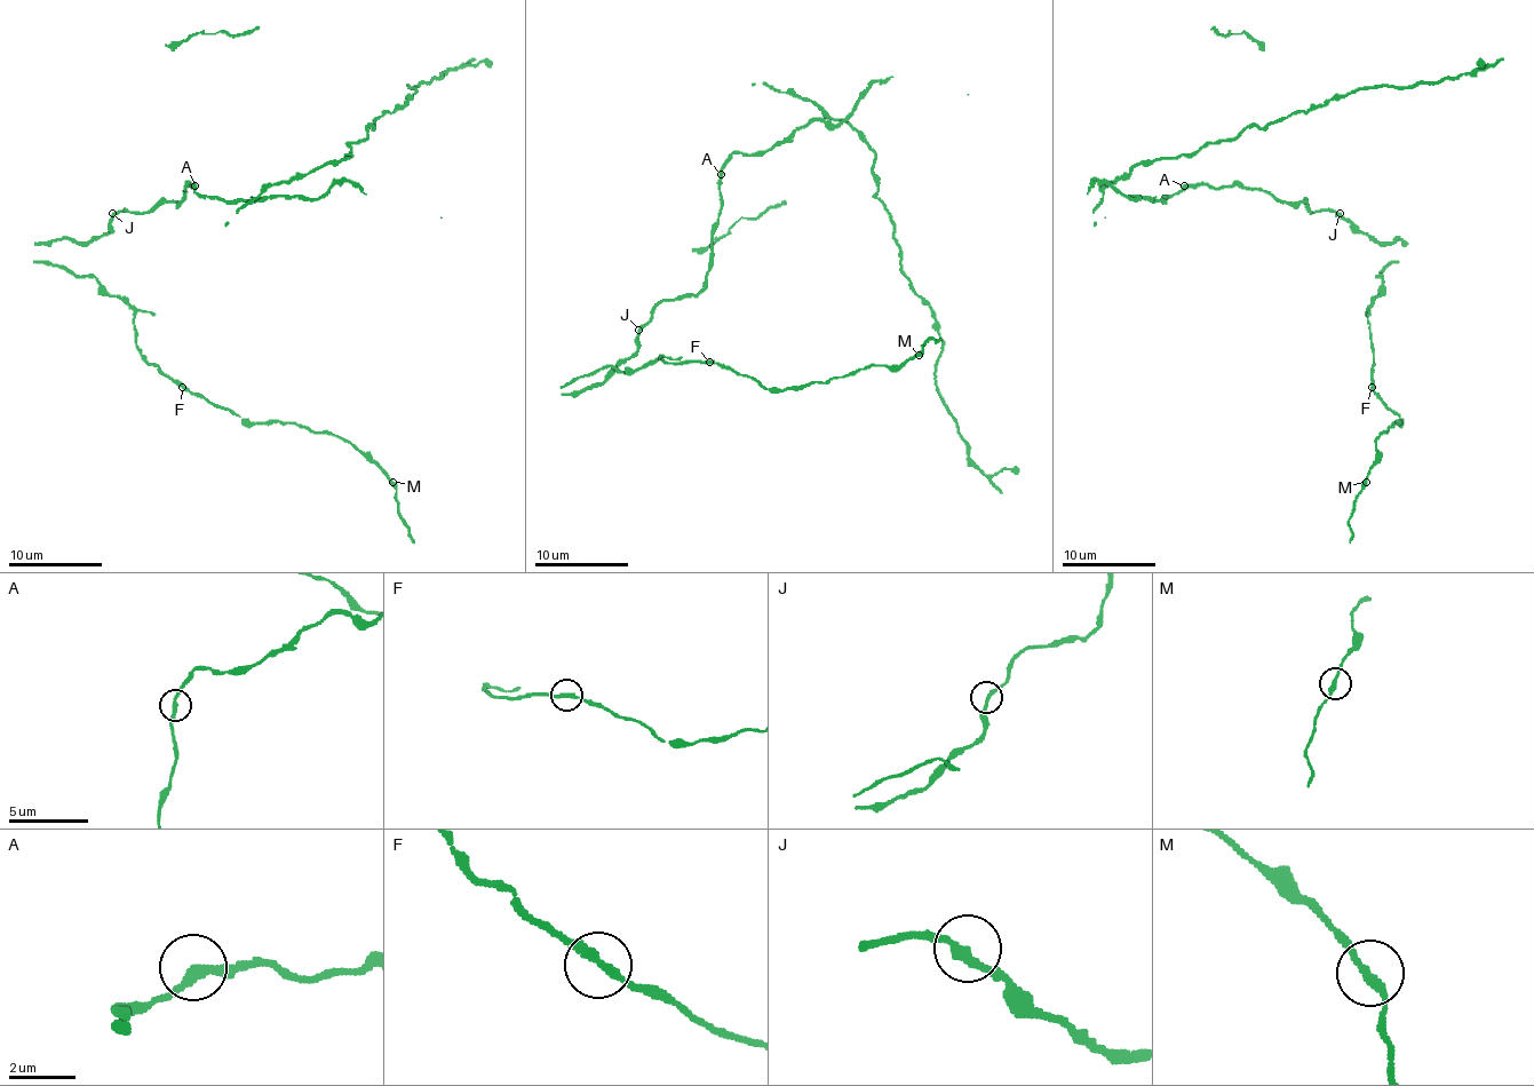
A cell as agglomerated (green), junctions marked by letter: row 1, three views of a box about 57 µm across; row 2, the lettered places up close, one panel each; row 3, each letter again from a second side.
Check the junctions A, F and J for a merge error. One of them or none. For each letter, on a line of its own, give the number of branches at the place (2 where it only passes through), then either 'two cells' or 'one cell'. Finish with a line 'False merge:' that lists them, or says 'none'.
A: 2 branches meet; one cell
F: 2 branches meet; one cell
J: 2 branches meet; one cell
False merge: none

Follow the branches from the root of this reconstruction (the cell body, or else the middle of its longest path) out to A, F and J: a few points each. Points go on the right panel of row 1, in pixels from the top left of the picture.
A: (1304, 201), (1281, 201), (1262, 190), (1246, 190), (1237, 185), (1184, 185)
F: (1304, 201), (1404, 244), (1377, 275), (1382, 288), (1368, 310), (1373, 388)
J: (1304, 201), (1311, 213), (1340, 213)

